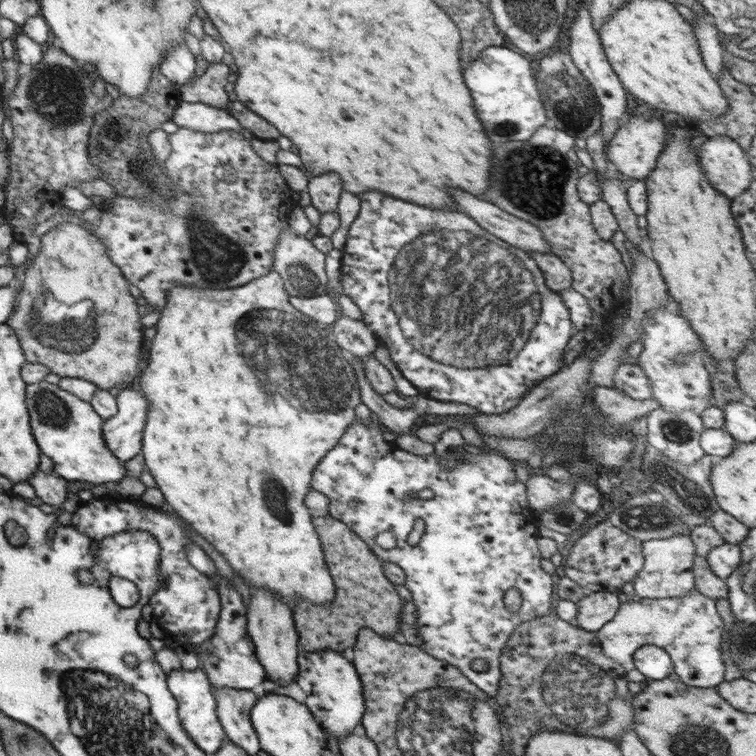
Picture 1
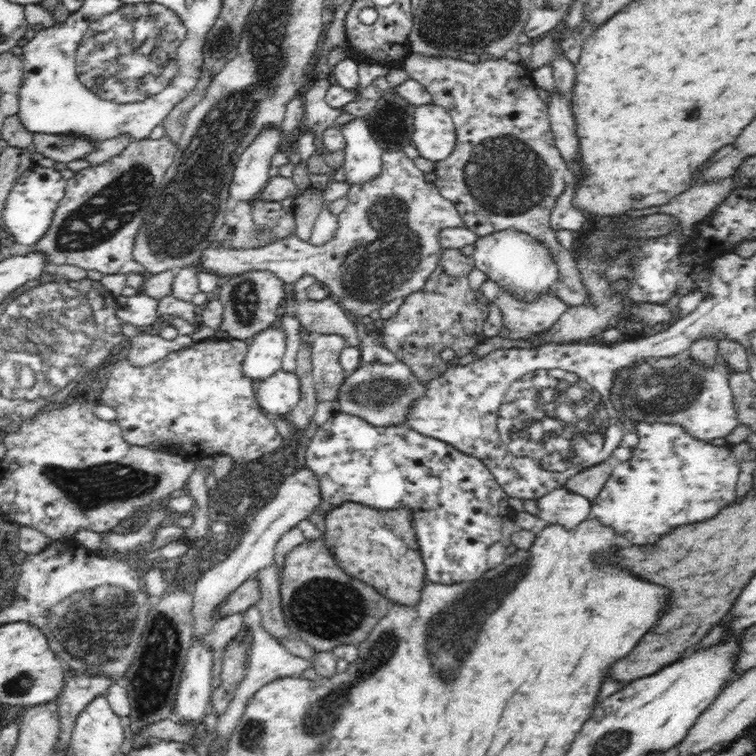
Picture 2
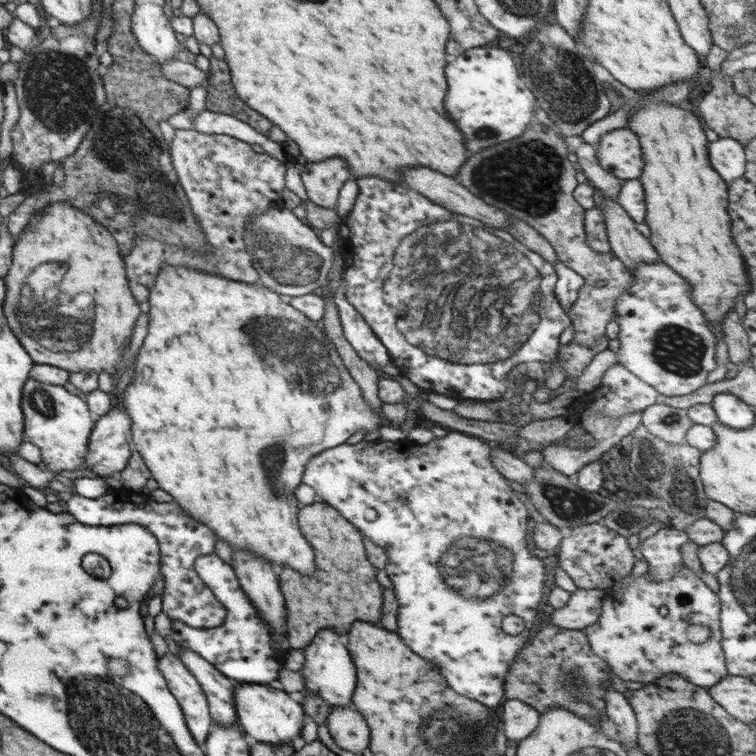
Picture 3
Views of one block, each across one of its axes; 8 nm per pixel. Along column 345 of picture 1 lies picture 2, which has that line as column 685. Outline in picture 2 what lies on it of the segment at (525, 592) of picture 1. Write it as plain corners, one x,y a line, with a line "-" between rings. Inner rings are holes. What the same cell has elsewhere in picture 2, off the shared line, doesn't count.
638,422
634,431
639,436
639,442
632,448
631,458
613,469
598,496
591,500
588,520
593,518
601,524
612,526
614,533
620,536
626,545
653,545
674,527
714,518
718,511
734,502
739,464
730,445
696,440
686,434
679,424

